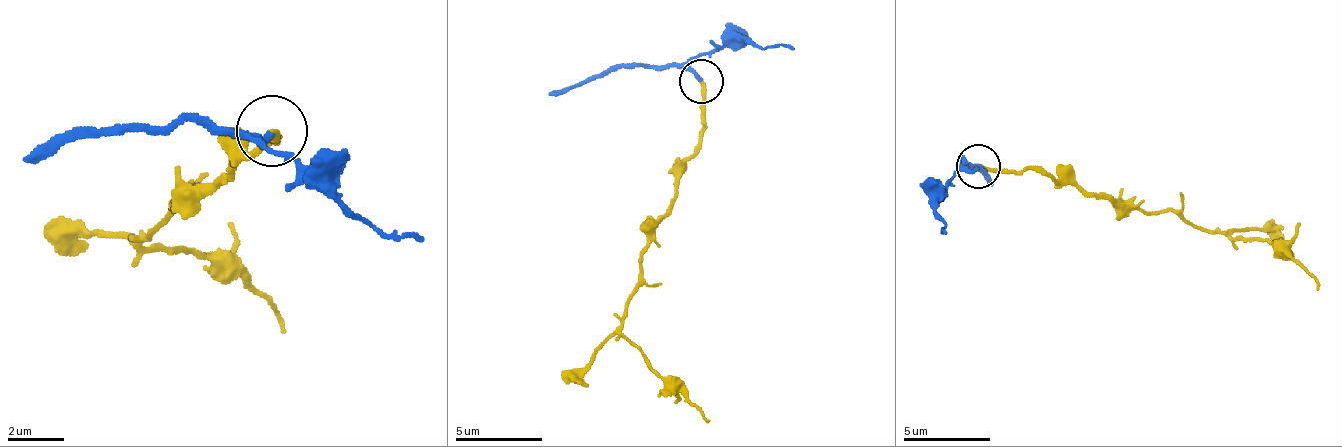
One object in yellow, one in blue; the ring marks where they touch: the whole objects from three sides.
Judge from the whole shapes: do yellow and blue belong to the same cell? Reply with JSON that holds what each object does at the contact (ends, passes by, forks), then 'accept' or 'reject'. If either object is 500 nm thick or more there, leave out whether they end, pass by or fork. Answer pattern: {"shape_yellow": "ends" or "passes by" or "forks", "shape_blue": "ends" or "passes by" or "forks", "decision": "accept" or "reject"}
{"shape_yellow": "ends", "shape_blue": "ends", "decision": "accept"}

